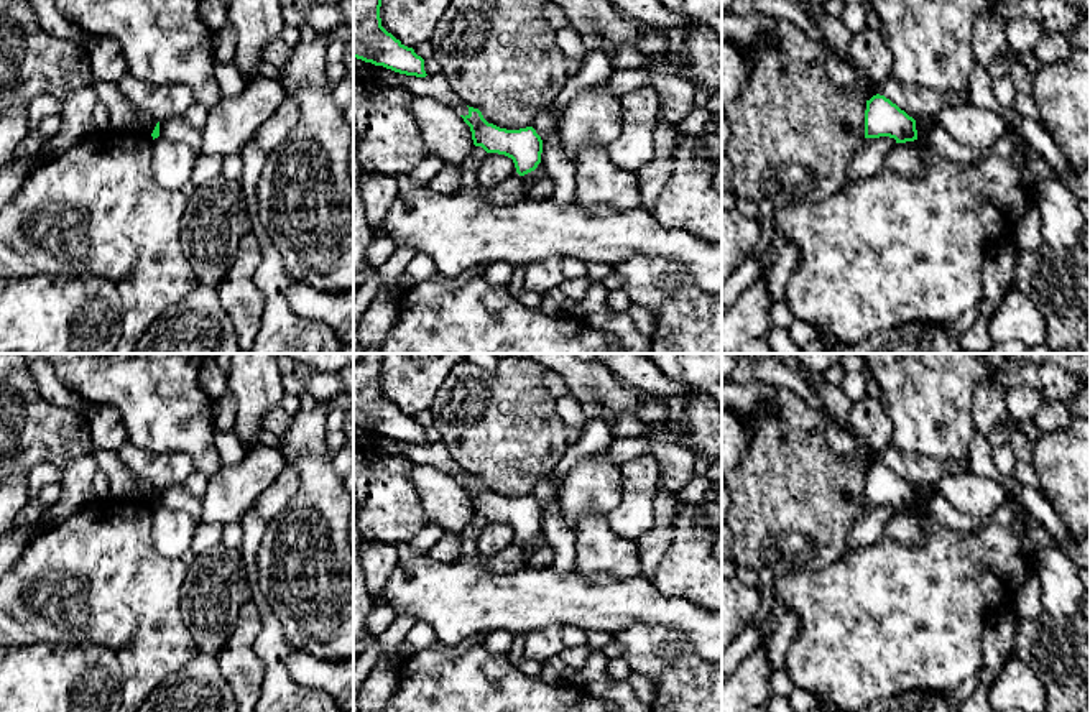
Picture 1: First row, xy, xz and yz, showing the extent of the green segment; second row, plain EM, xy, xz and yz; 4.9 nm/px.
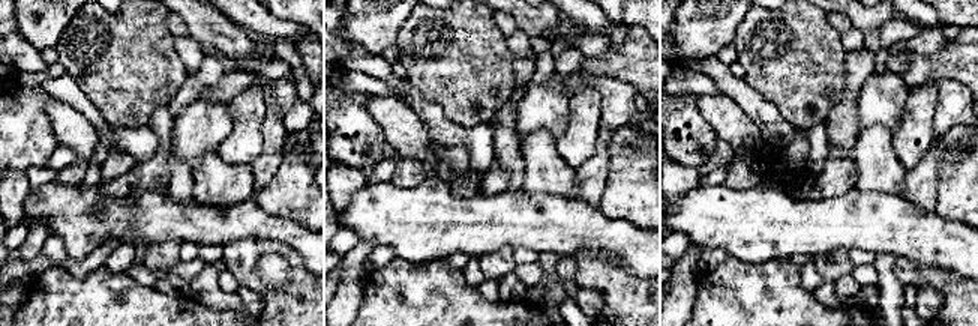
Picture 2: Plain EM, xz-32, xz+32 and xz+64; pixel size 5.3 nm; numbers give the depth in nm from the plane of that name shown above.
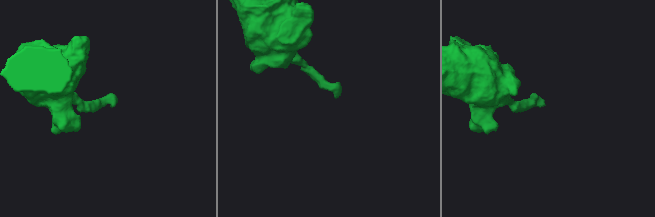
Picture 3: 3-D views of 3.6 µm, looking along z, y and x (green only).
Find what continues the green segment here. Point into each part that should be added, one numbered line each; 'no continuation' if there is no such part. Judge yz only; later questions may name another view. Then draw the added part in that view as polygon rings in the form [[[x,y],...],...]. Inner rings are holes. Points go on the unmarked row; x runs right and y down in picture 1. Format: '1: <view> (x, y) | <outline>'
no continuation

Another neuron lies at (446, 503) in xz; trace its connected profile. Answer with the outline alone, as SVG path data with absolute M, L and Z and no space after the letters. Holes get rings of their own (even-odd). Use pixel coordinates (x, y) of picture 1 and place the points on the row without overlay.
M416 465L409 479L421 495L427 521L462 534L475 515L470 495L464 487L449 474L431 465Z

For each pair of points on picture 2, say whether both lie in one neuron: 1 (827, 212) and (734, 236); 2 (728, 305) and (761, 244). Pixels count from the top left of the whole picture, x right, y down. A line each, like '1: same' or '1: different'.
1: same
2: different

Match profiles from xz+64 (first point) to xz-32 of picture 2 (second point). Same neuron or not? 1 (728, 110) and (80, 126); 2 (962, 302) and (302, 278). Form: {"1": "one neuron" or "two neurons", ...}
{"1": "one neuron", "2": "one neuron"}

